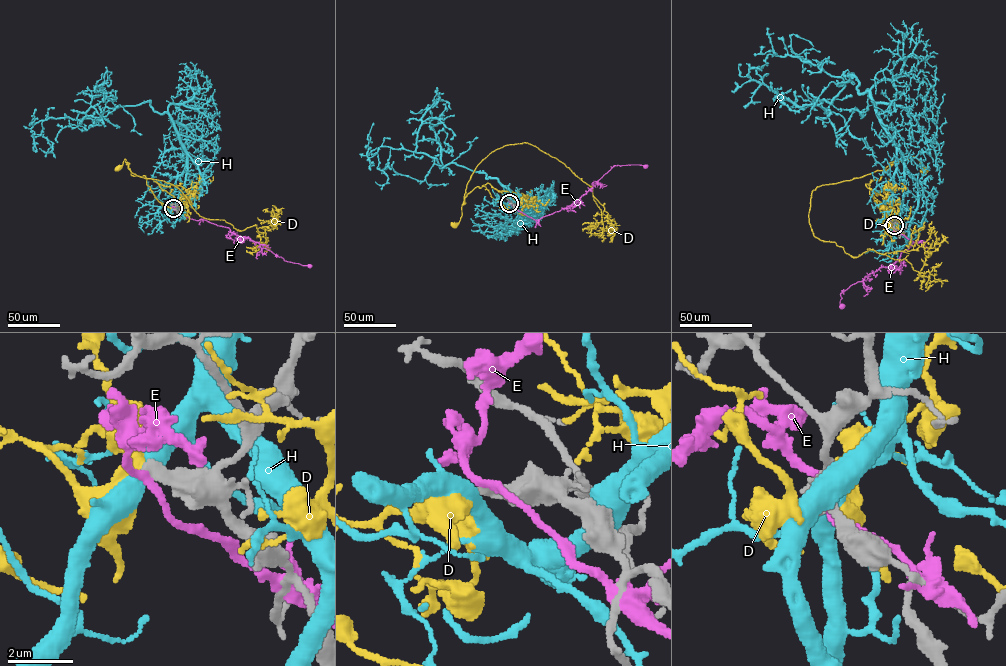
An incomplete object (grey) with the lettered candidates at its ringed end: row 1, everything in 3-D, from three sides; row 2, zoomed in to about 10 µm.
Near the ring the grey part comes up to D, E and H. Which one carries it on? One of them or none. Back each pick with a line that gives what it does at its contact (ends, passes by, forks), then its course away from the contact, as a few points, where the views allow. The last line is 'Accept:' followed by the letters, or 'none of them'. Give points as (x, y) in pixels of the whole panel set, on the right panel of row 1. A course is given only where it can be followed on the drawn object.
D: it passes by; course (893, 225), (895, 221), (869, 194), (870, 181), (879, 180), (895, 161), (913, 157), (925, 170)
Accept: D

